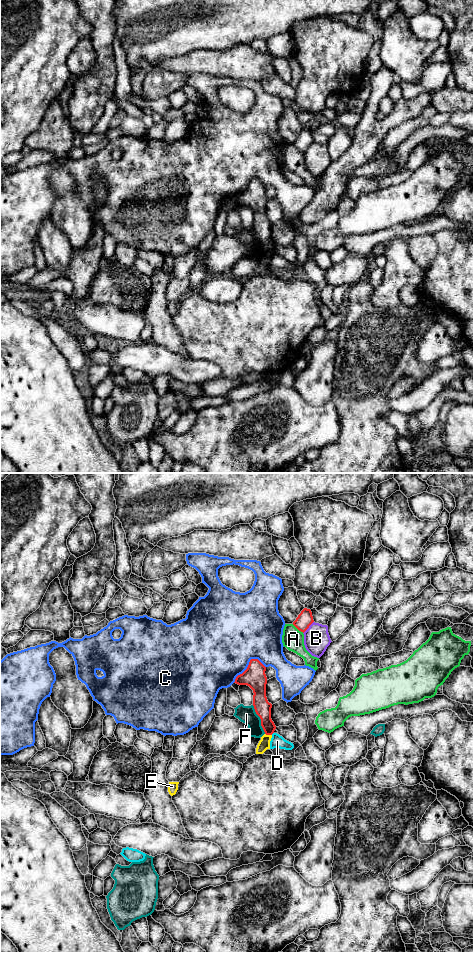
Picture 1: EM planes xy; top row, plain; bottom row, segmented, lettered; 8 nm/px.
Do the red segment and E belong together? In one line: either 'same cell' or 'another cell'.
another cell

